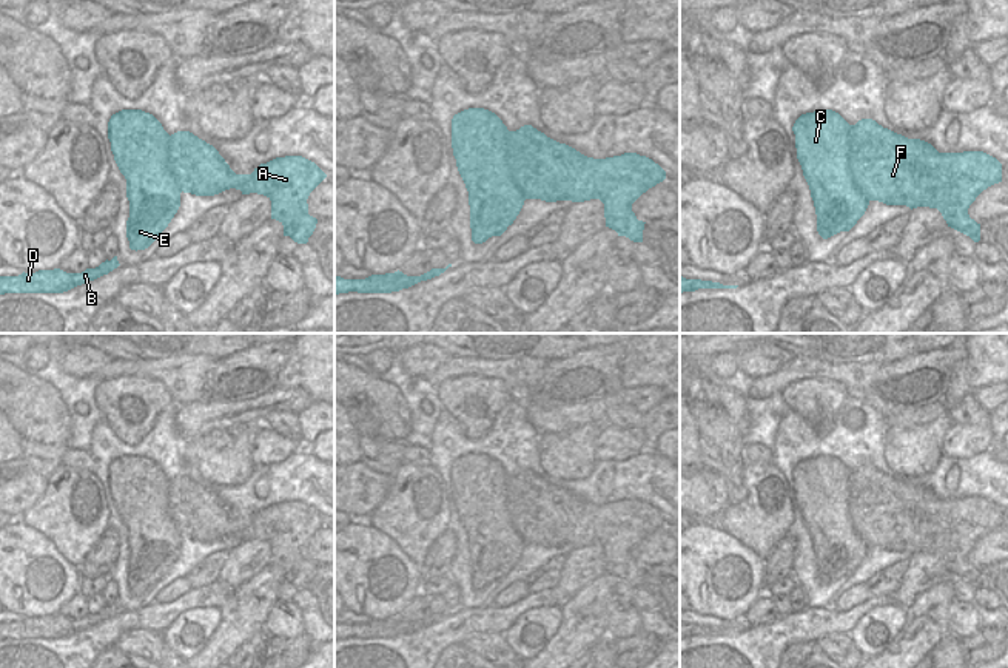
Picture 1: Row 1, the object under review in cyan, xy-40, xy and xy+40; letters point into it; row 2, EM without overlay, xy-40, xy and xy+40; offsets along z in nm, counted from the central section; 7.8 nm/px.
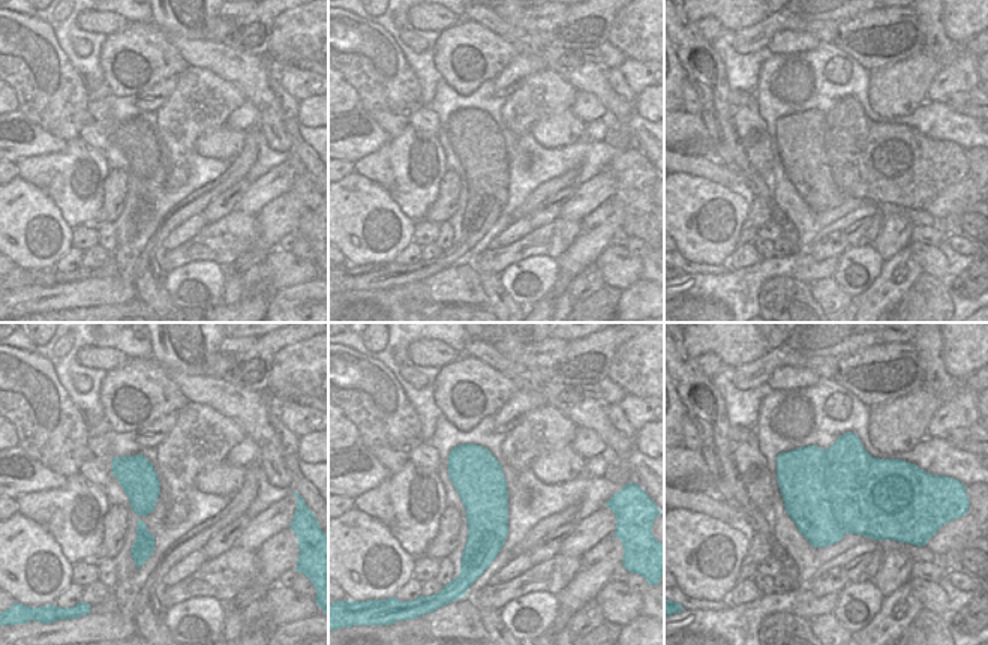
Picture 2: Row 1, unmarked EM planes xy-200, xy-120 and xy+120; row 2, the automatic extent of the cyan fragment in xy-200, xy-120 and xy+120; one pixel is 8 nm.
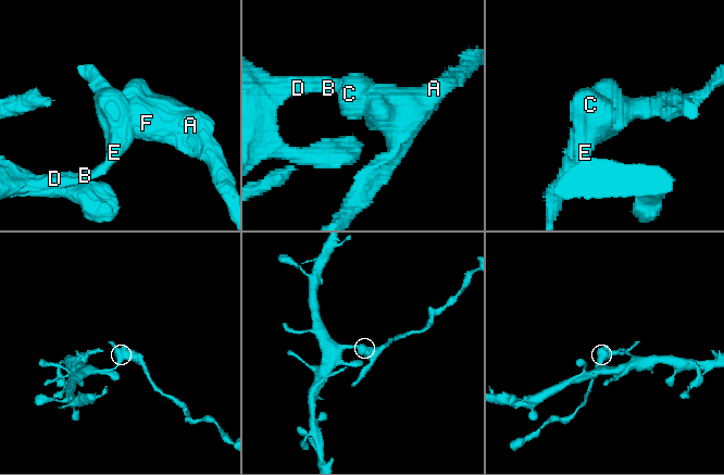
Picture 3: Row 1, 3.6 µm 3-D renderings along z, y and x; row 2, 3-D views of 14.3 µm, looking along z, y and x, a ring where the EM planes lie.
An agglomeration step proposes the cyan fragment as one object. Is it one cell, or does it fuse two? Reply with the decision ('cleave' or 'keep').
cleave

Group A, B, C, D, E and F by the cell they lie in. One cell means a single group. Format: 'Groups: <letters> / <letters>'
Groups: A F / B C D E.

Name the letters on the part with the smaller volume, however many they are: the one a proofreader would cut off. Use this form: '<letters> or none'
A, F

